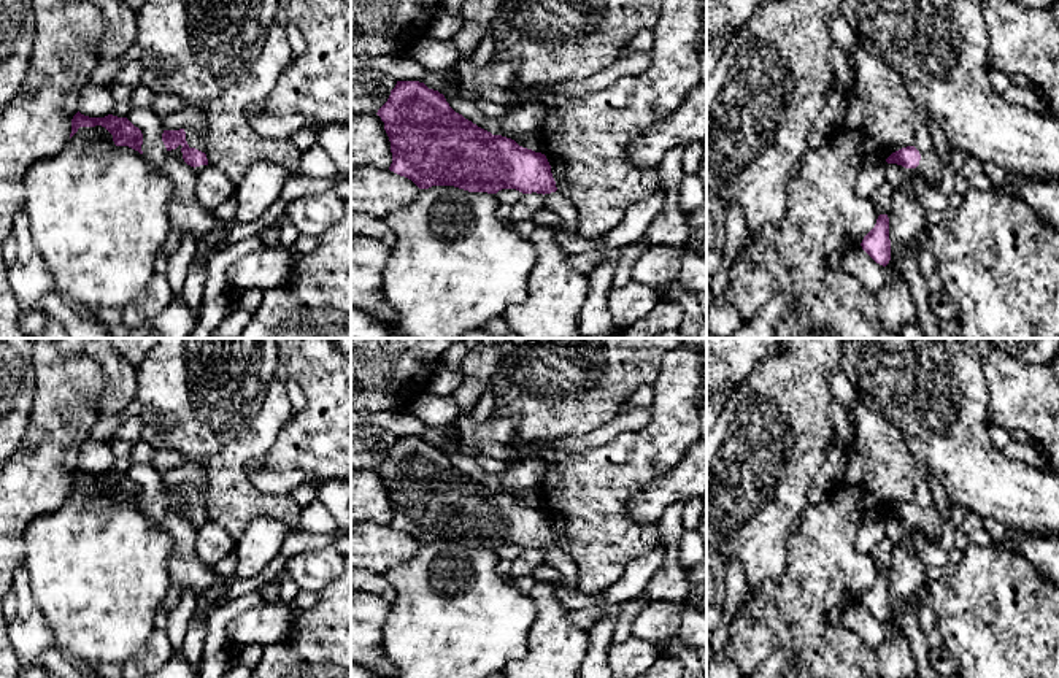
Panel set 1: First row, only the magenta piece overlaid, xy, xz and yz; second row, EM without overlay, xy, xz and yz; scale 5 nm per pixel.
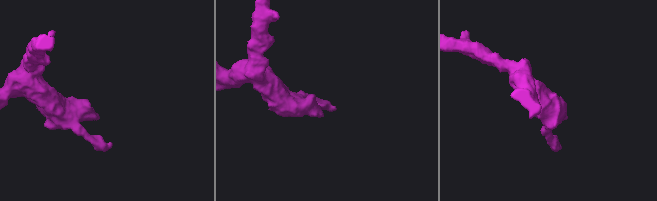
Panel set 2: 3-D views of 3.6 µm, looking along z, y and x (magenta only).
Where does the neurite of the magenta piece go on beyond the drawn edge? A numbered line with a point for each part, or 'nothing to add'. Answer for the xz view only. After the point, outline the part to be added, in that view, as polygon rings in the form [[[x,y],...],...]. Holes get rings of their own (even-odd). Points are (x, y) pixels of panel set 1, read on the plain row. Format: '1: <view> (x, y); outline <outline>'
1: xz (559, 559); outline [[[557,546],[545,549],[545,564],[554,567],[559,572],[560,580],[567,584],[568,589],[580,591],[578,568],[575,559],[568,556],[564,549]]]

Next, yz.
1: yz (931, 521); outline [[[918,476],[915,484],[915,499],[913,502],[919,507],[921,516],[916,524],[913,524],[918,530],[926,530],[932,534],[935,538],[942,535],[943,518],[937,510],[934,502],[930,487],[926,478]]]

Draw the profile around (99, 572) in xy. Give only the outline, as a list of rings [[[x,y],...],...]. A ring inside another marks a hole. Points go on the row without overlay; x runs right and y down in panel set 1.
[[[102,481],[79,483],[59,510],[35,516],[24,530],[24,564],[32,597],[54,641],[92,668],[108,662],[124,664],[146,645],[171,586],[170,551],[171,538],[164,527],[152,526],[138,507],[116,502],[113,491]]]

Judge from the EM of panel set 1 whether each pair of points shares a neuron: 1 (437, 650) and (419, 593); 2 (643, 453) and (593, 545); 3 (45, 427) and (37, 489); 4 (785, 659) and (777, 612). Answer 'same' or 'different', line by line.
1: same
2: same
3: same
4: different

